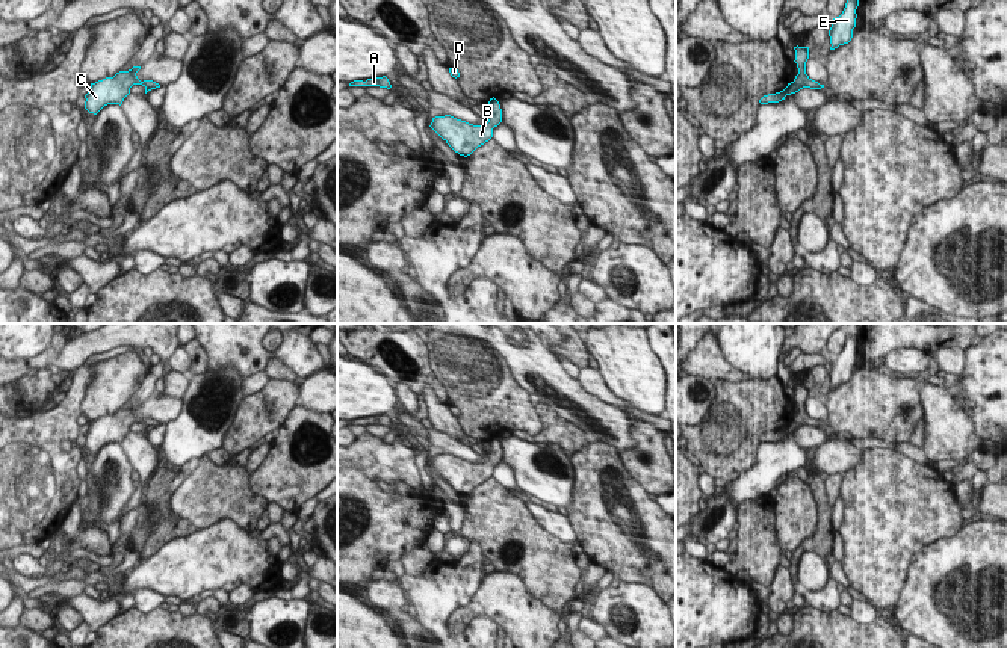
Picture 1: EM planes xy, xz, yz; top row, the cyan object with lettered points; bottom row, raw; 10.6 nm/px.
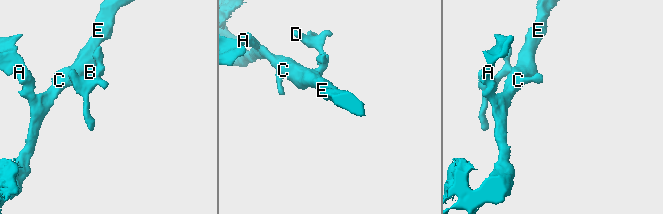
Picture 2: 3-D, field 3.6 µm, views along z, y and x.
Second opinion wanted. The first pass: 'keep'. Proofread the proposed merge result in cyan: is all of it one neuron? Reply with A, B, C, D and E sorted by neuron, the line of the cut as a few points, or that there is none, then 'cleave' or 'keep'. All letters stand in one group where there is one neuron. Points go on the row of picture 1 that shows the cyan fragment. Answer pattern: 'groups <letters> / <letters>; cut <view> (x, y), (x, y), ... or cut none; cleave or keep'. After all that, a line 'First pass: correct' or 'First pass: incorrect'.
groups A B C D E; cut none; keep
First pass: correct

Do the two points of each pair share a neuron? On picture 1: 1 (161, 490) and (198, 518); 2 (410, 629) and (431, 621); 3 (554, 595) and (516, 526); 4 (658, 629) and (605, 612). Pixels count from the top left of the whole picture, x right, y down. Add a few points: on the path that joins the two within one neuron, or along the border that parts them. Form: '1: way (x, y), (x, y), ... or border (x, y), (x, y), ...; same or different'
1: border (174, 493), (170, 509); different
2: border (416, 617), (431, 632); different
3: way (551, 579), (548, 568), (523, 543); same
4: way (644, 617), (634, 606), (617, 603); same

